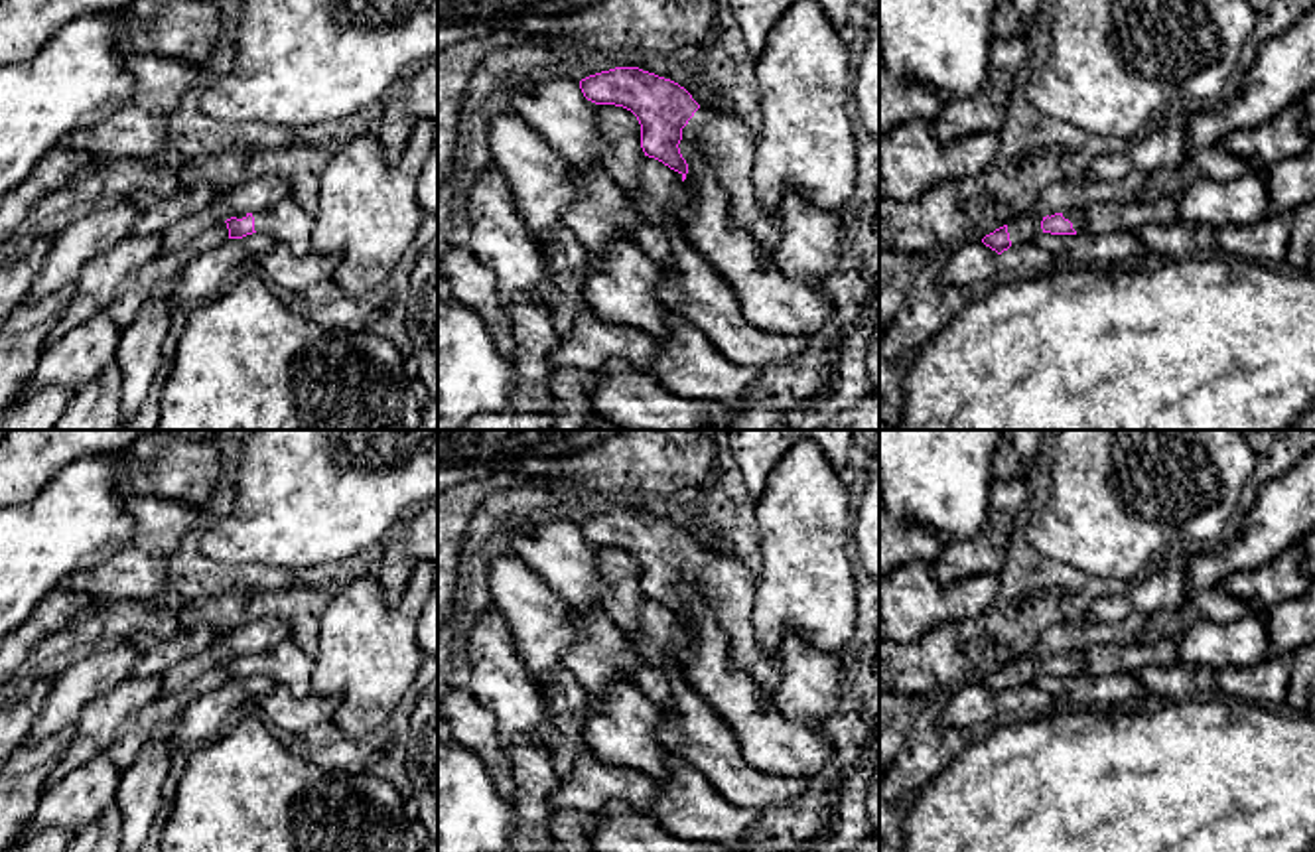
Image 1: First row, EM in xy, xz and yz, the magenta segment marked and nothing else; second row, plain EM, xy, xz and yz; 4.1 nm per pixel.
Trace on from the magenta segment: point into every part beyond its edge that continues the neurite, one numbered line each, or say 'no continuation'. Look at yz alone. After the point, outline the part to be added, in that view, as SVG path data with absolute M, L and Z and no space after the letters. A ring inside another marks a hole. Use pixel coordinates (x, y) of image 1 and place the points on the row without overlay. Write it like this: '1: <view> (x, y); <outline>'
1: yz (1077, 659); M1082 651L1065 653L1063 659L1073 665L1073 671L1076 674L1082 673L1082 669L1084 669L1084 655L1082 655Z

